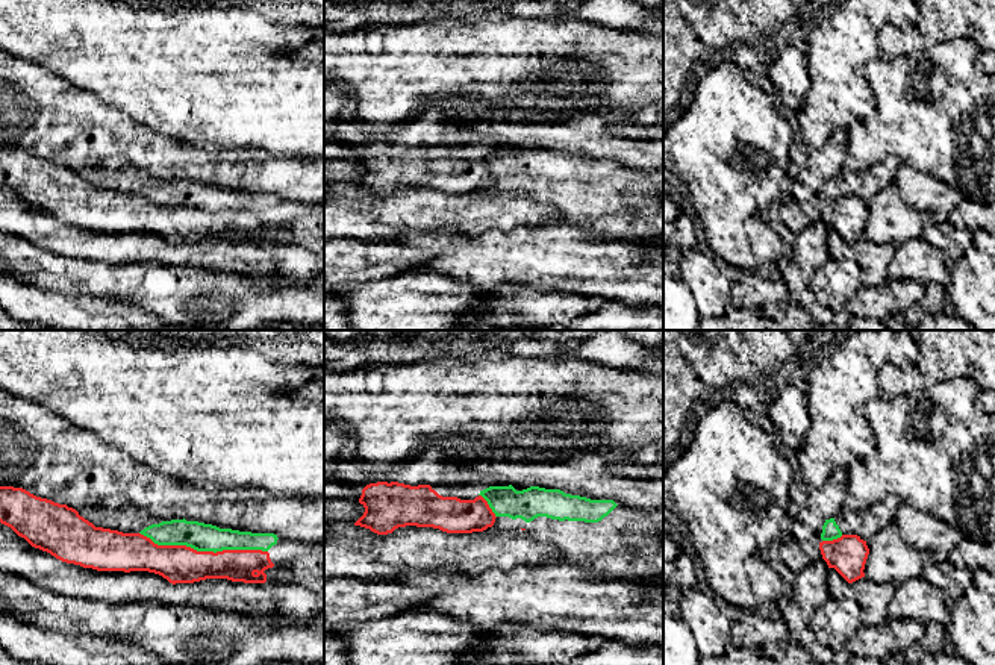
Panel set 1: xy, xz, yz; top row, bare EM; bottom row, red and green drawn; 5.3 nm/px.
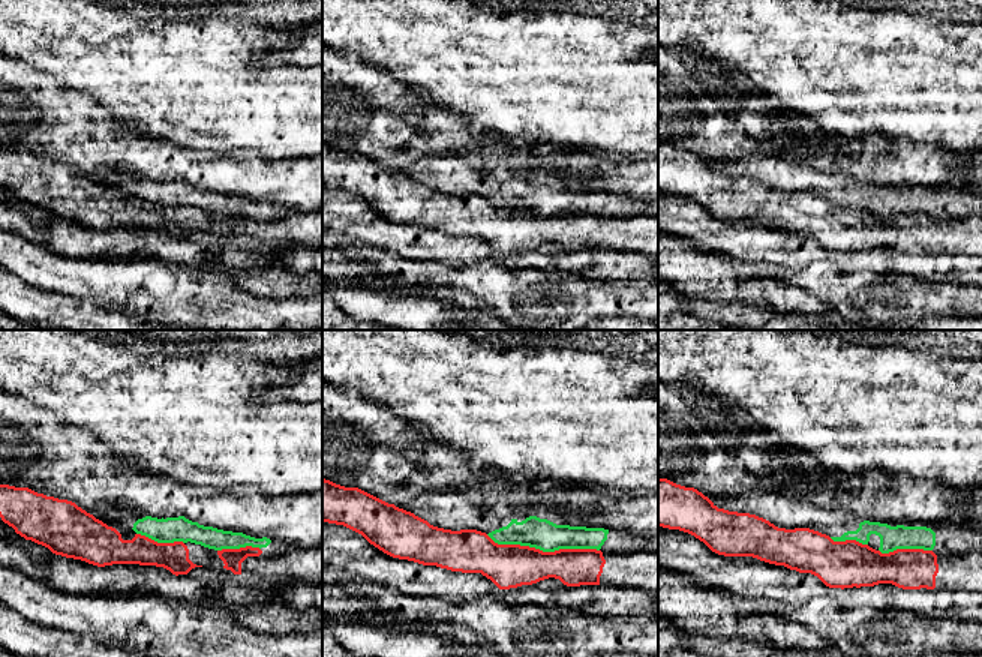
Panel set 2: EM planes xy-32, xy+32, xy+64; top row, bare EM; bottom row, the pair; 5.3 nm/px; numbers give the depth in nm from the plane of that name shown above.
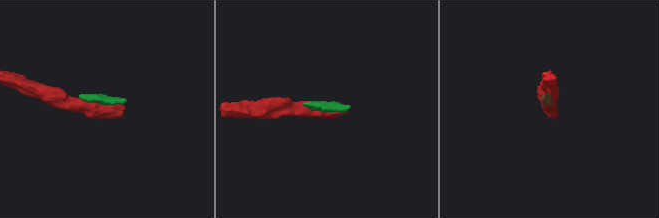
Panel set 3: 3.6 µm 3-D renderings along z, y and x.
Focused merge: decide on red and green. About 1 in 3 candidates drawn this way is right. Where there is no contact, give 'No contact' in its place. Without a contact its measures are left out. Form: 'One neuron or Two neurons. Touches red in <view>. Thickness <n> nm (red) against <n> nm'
Two neurons. Touches red in xy. Thickness 200 nm (red) against 150 nm

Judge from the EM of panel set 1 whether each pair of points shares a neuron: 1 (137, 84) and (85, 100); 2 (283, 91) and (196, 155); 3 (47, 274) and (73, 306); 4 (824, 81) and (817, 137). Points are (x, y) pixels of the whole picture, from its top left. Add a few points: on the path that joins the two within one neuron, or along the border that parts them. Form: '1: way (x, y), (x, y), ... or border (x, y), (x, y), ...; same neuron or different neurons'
1: border (88, 91), (126, 114); different neurons
2: border (171, 137), (199, 147), (241, 149); different neurons
3: border (29, 284), (68, 294), (90, 294), (97, 299); different neurons
4: way (824, 94), (824, 111), (817, 123); same neuron

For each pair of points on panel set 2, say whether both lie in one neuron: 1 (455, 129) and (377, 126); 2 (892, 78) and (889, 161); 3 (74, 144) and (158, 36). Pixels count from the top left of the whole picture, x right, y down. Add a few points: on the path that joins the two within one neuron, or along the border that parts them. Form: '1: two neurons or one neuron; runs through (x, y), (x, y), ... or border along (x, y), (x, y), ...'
1: one neuron; runs through (435, 137), (431, 140), (396, 140)
2: two neurons; border along (855, 138), (864, 134), (880, 134), (925, 144)
3: two neurons; border along (90, 95), (107, 108)

